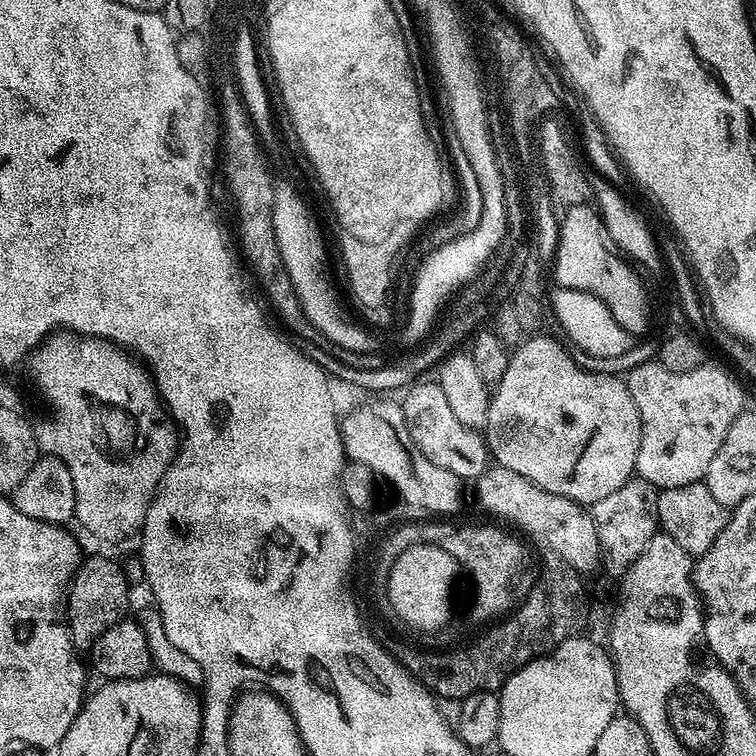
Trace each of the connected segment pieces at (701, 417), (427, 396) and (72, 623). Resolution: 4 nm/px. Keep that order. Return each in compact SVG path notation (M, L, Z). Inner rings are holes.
M652 362L634 365L626 375L626 383L640 415L635 475L658 490L701 483L730 426L745 411L739 382L711 362L689 372L666 370L666 366Z
M439 382L422 383L413 383L403 393L402 407L410 438L414 438L418 450L422 450L430 462L442 466L442 470L450 470L450 474L459 476L461 481L475 481L490 466L490 453L483 435L477 429L462 426L462 421L446 403L446 394L442 394Z
M108 556L81 559L80 567L72 575L66 593L66 623L77 649L88 650L112 626L122 620L128 604L128 580L124 572Z

